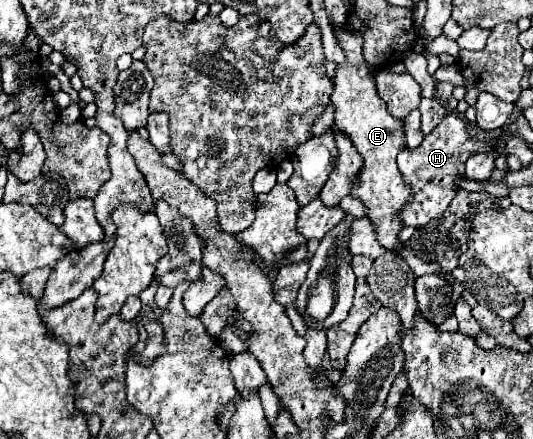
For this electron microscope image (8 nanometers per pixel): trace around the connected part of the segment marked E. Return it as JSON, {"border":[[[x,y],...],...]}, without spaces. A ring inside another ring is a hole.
{"border":[[[338,27],[336,39],[348,59],[348,63],[344,67],[336,69],[336,77],[334,77],[332,103],[336,107],[336,127],[342,129],[350,137],[350,141],[354,143],[354,147],[358,149],[358,153],[362,155],[362,161],[364,161],[350,195],[364,203],[368,219],[372,221],[372,225],[376,229],[378,241],[386,249],[400,249],[402,243],[398,241],[396,235],[402,229],[402,223],[398,219],[394,219],[394,215],[400,211],[400,205],[410,201],[408,187],[404,185],[402,175],[396,165],[396,155],[400,153],[400,149],[406,147],[404,133],[402,133],[402,121],[394,119],[388,113],[386,103],[376,93],[372,69],[362,59],[360,35],[352,35],[344,27]]]}

